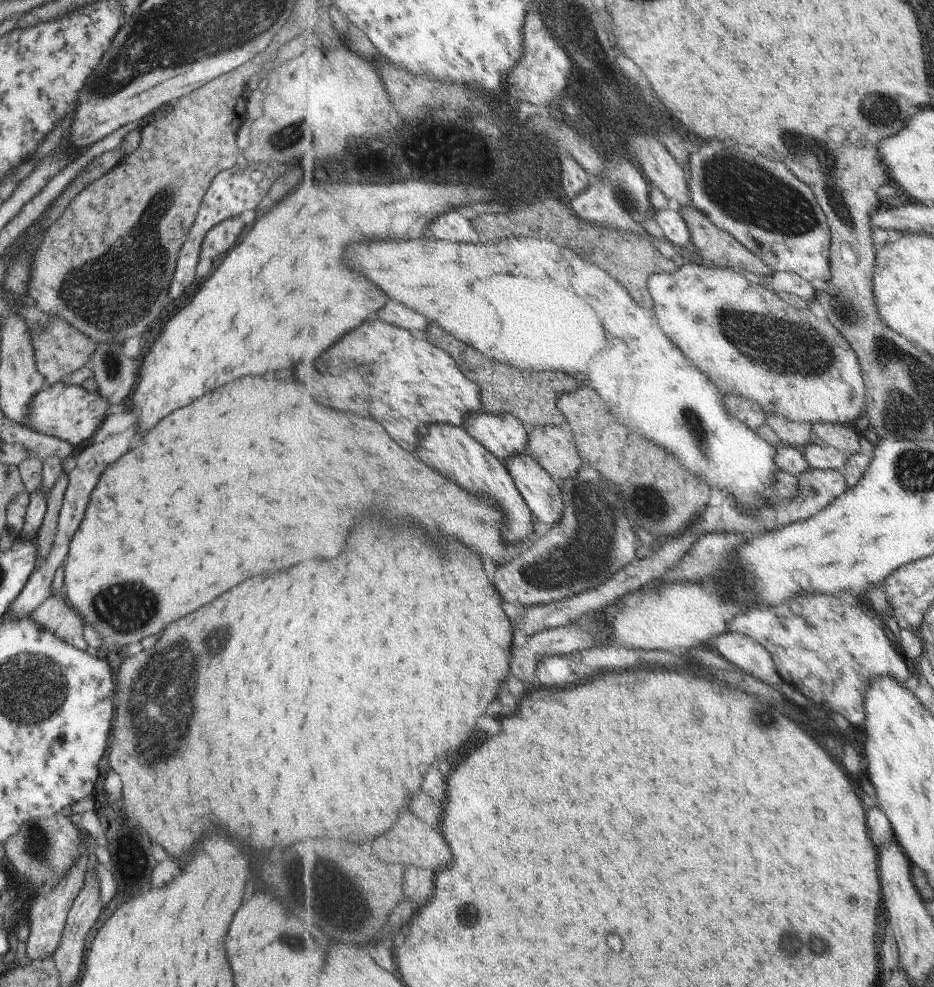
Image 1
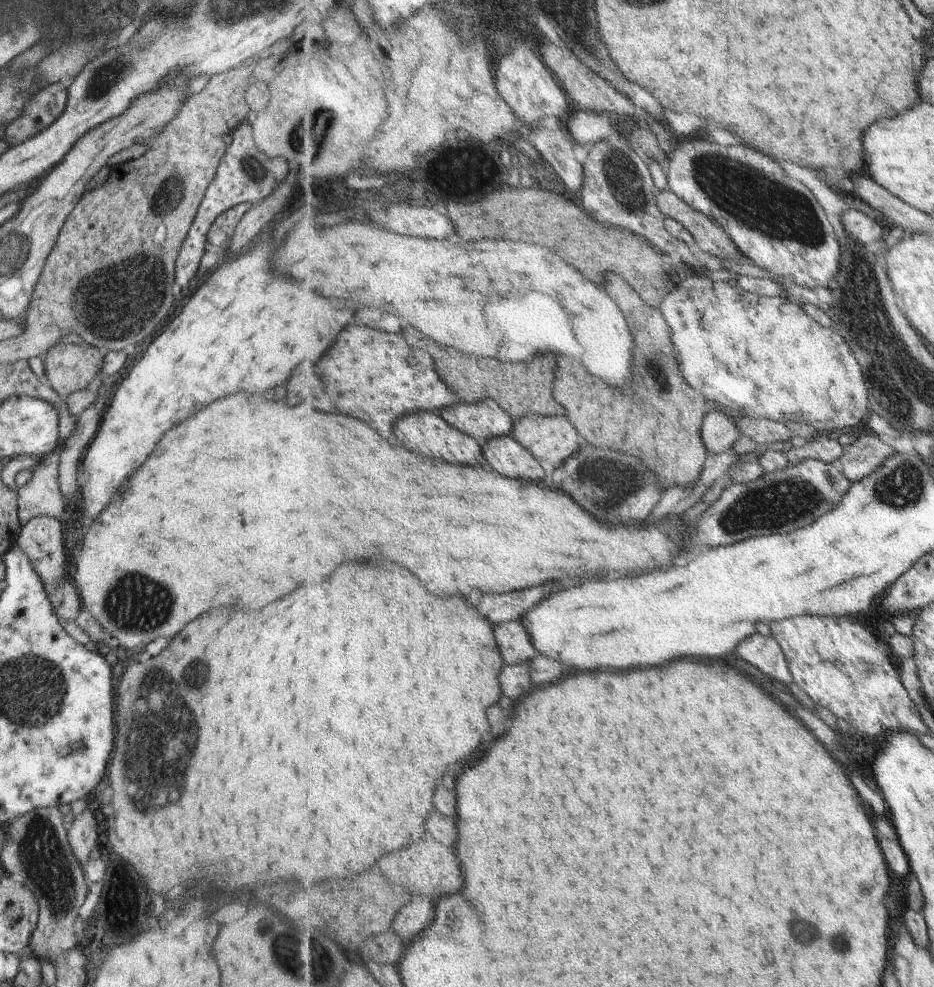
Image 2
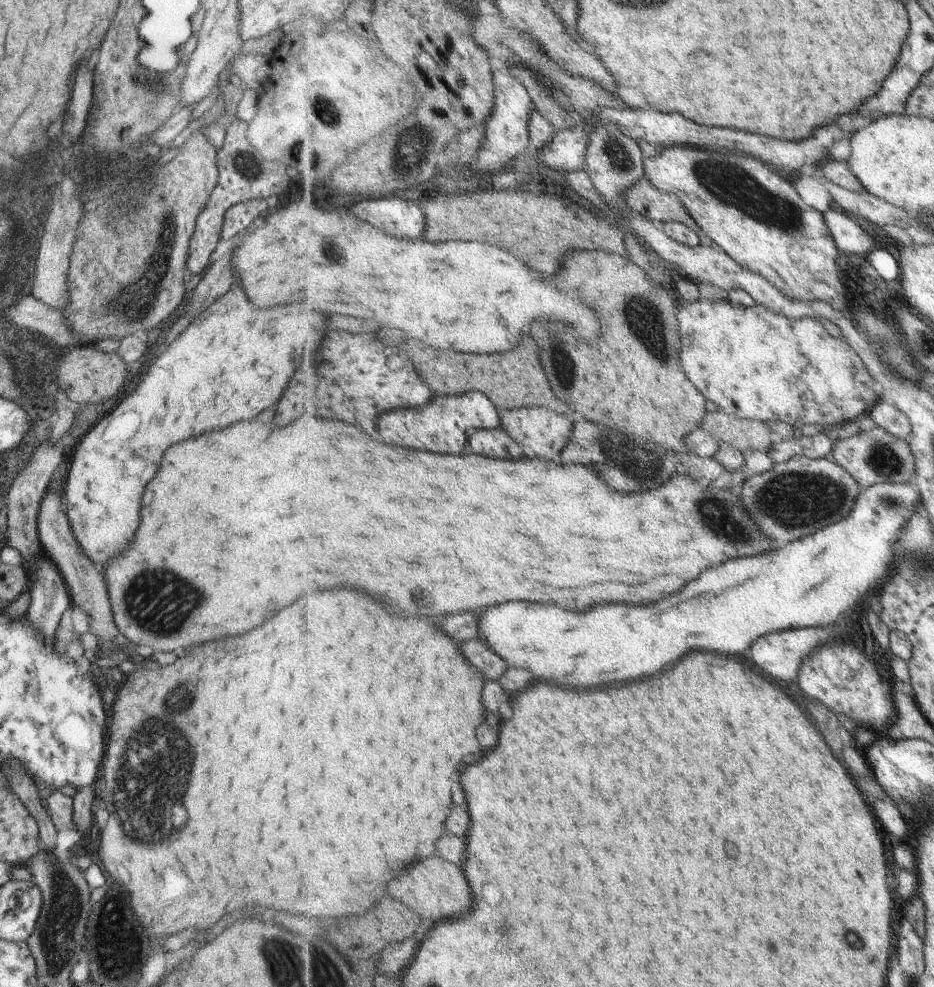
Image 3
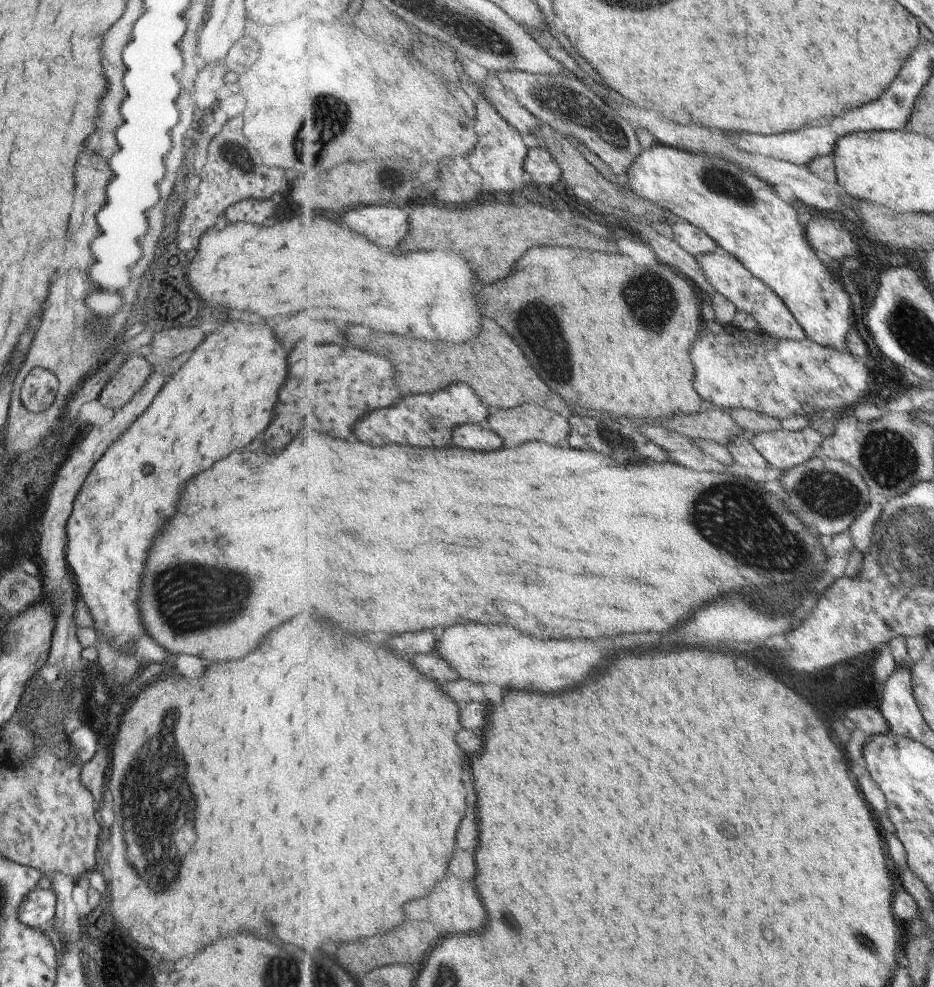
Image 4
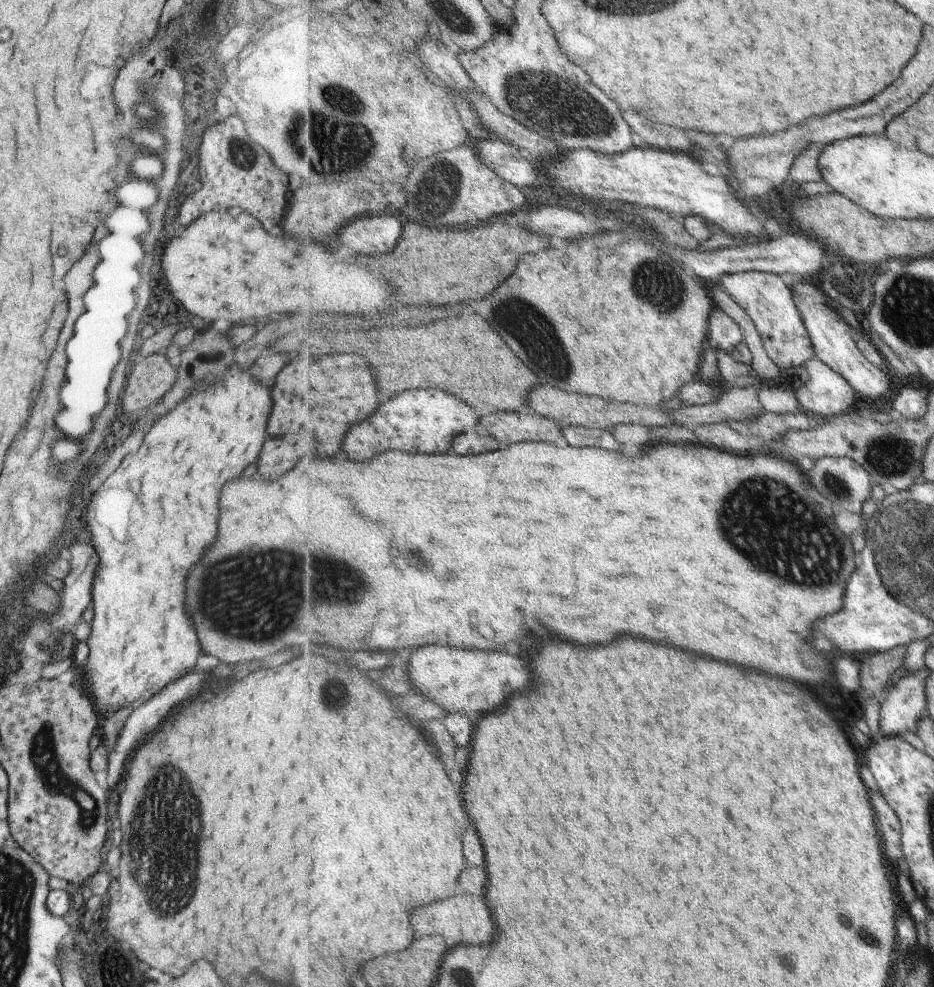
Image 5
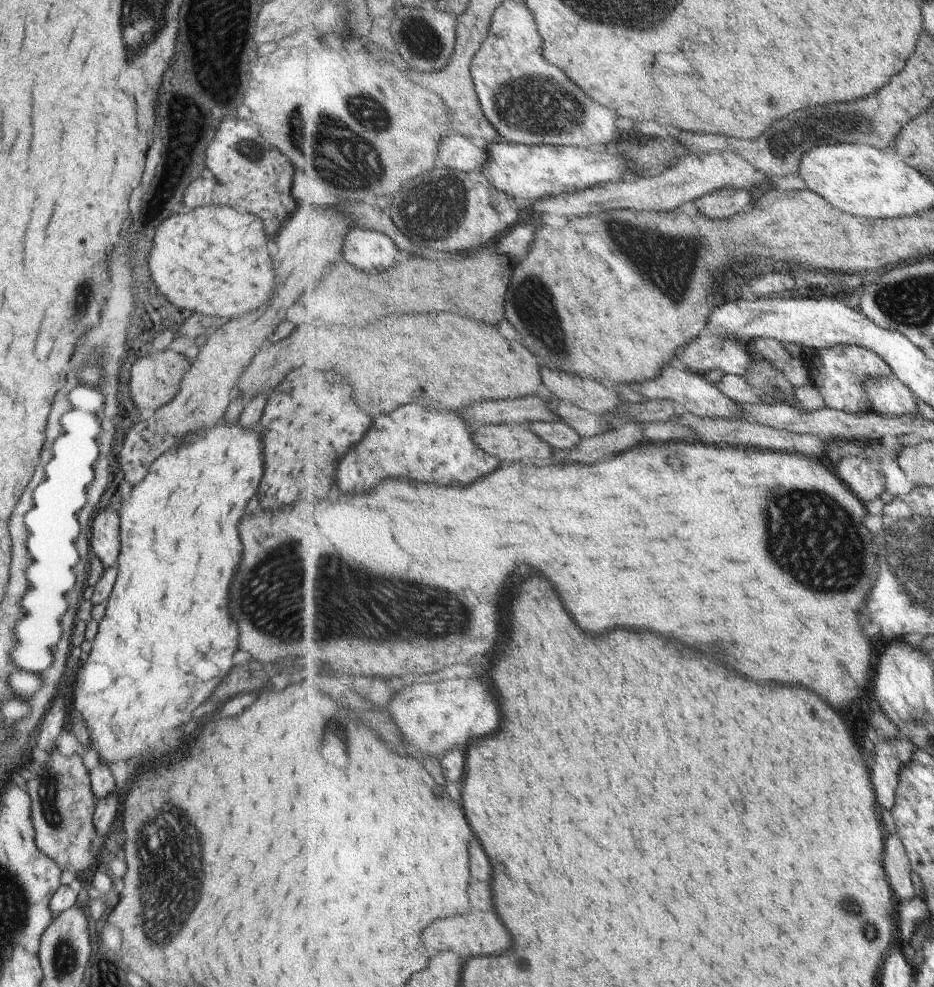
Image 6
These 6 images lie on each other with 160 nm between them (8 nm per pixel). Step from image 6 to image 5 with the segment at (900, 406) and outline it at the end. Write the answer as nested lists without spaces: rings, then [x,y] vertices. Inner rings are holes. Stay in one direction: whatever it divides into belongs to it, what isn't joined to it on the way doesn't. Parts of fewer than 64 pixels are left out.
[[[807,277],[797,285],[791,286],[791,290],[812,338],[815,356],[827,366],[830,366],[835,372],[843,375],[845,380],[852,384],[859,397],[875,402],[883,394],[887,394],[891,390],[889,374],[863,356],[863,352],[857,348],[856,331],[838,313],[833,312],[825,304],[826,296],[823,296],[821,290],[817,290],[813,286],[813,282],[815,282],[815,278]]]

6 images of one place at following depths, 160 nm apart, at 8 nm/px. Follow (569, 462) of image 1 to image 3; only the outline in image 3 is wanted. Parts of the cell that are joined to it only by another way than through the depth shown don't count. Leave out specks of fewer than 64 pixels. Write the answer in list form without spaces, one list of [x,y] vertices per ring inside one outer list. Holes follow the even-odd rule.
[[[515,407],[515,410],[500,410],[500,426],[514,438],[529,456],[556,463],[562,462],[562,452],[571,440],[574,423],[565,415],[558,415],[547,407]]]

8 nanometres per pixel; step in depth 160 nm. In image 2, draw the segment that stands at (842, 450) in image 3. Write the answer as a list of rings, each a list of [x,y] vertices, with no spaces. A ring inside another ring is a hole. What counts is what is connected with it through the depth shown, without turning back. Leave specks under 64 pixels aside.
[[[864,431],[854,435],[854,441],[844,450],[838,465],[855,484],[884,466],[892,450],[893,446],[885,444],[872,432]]]

